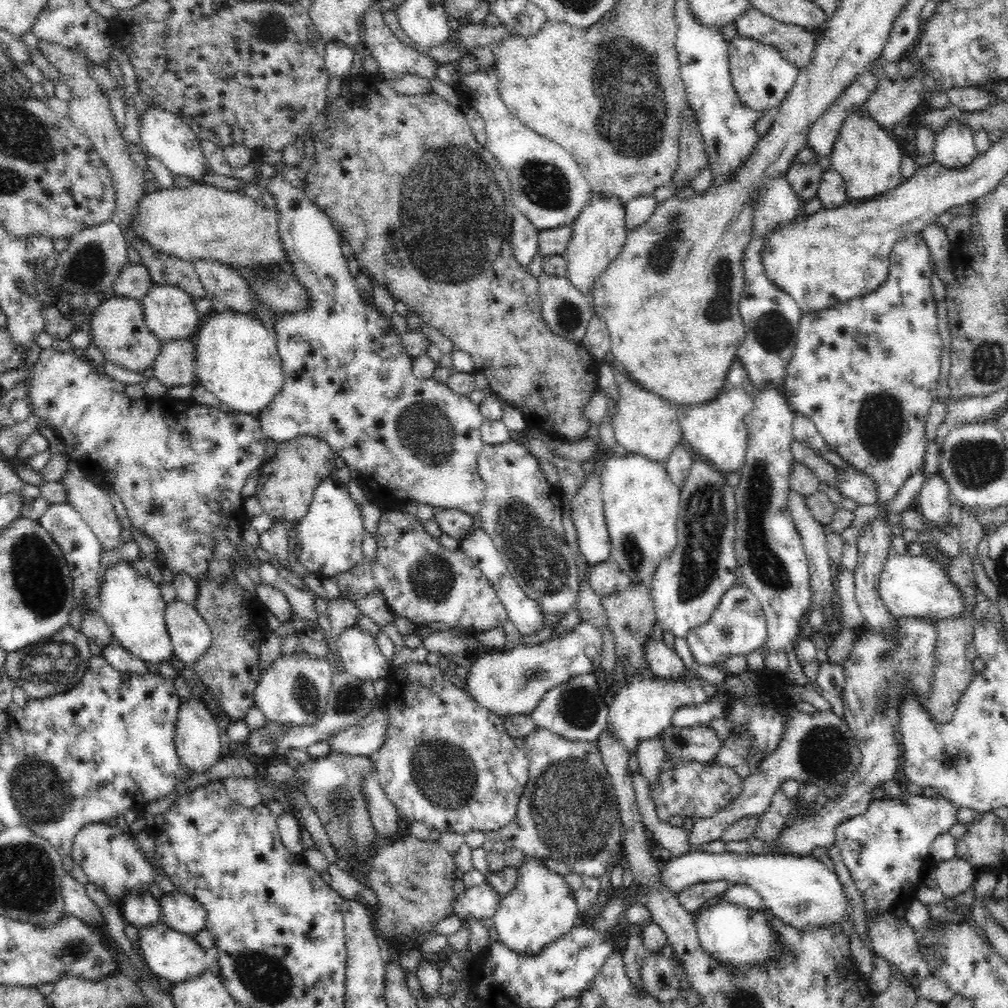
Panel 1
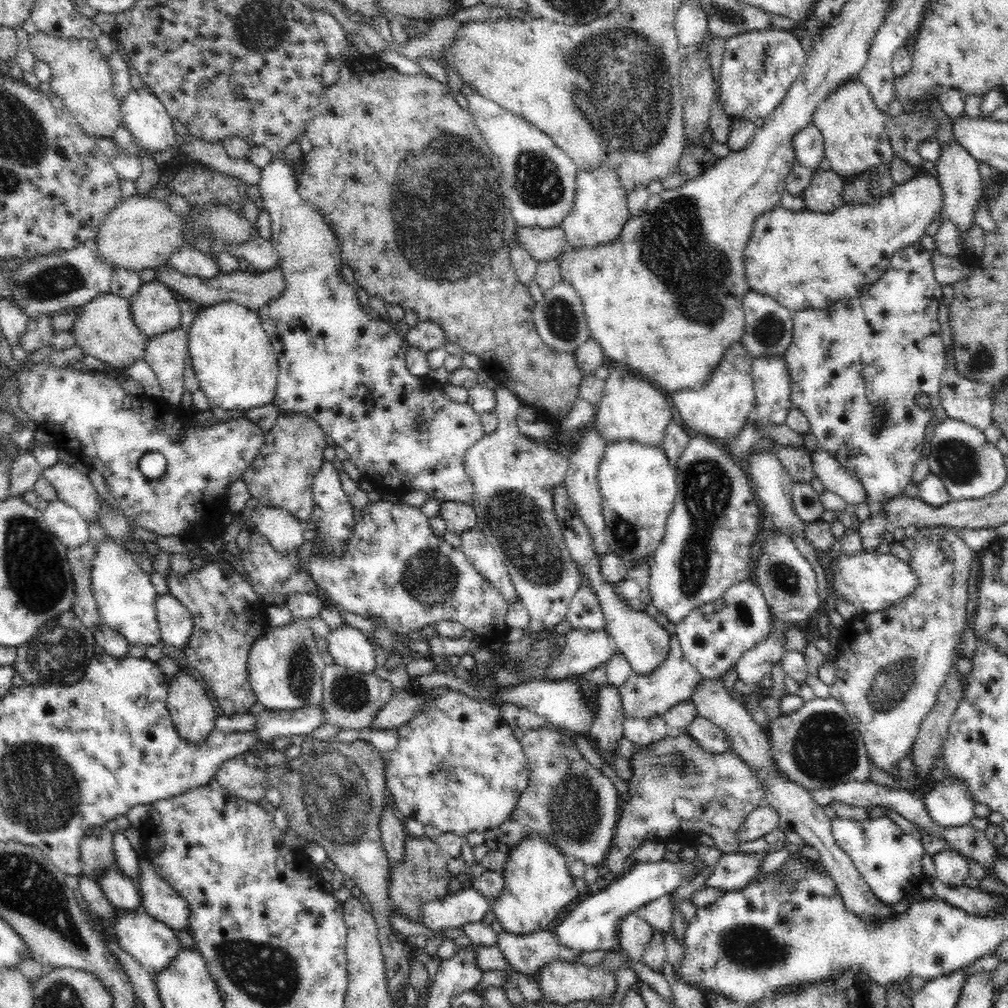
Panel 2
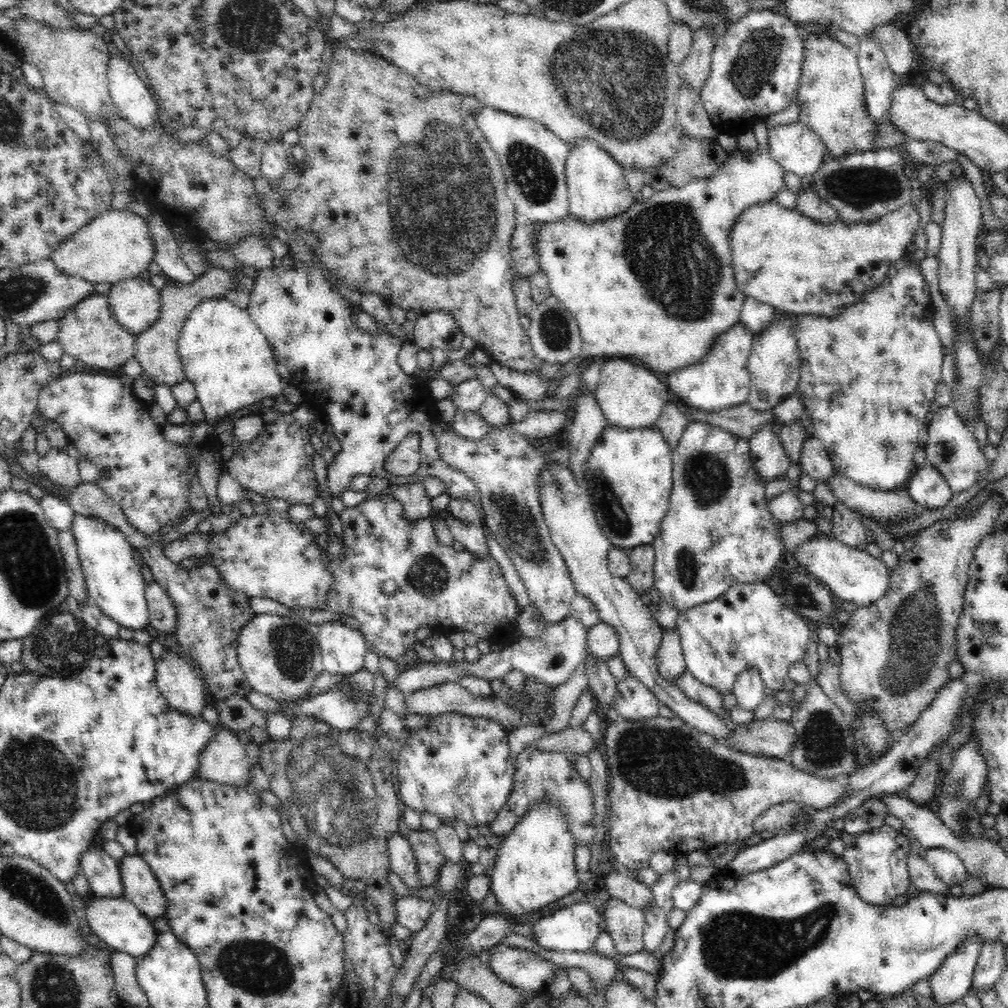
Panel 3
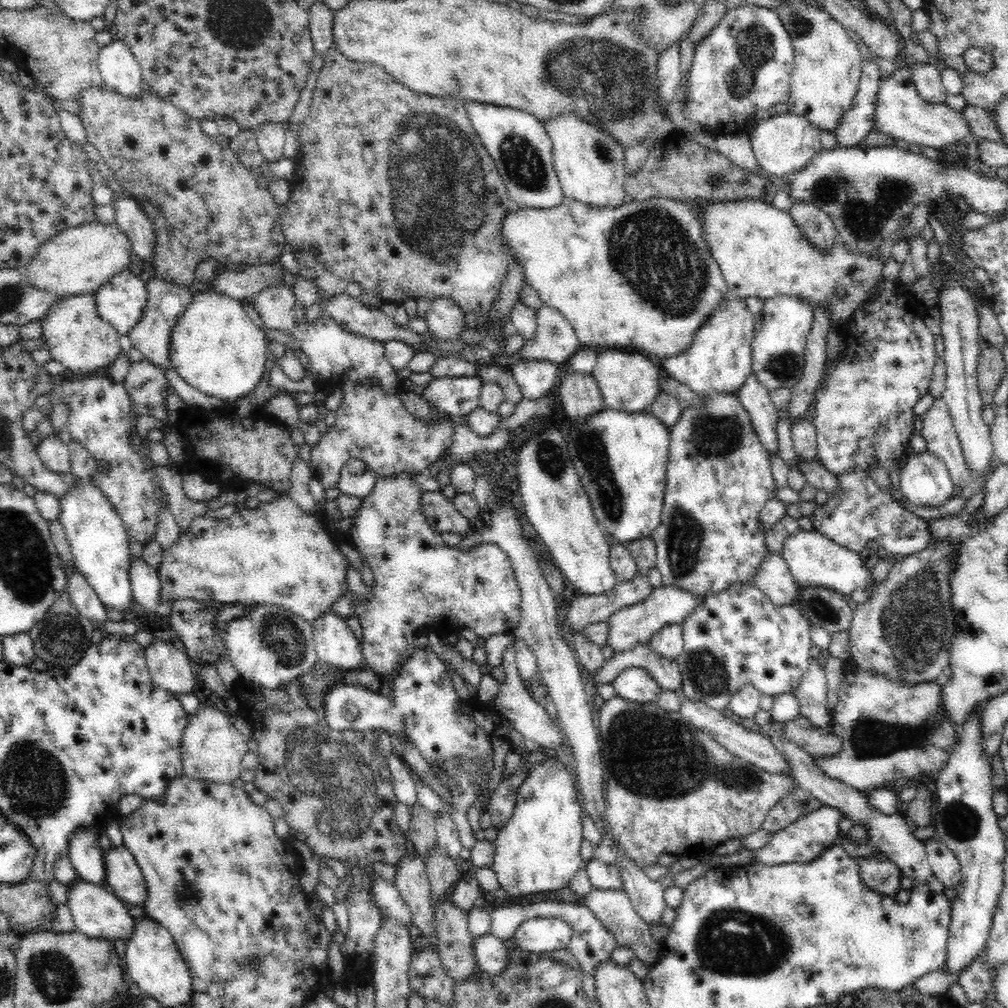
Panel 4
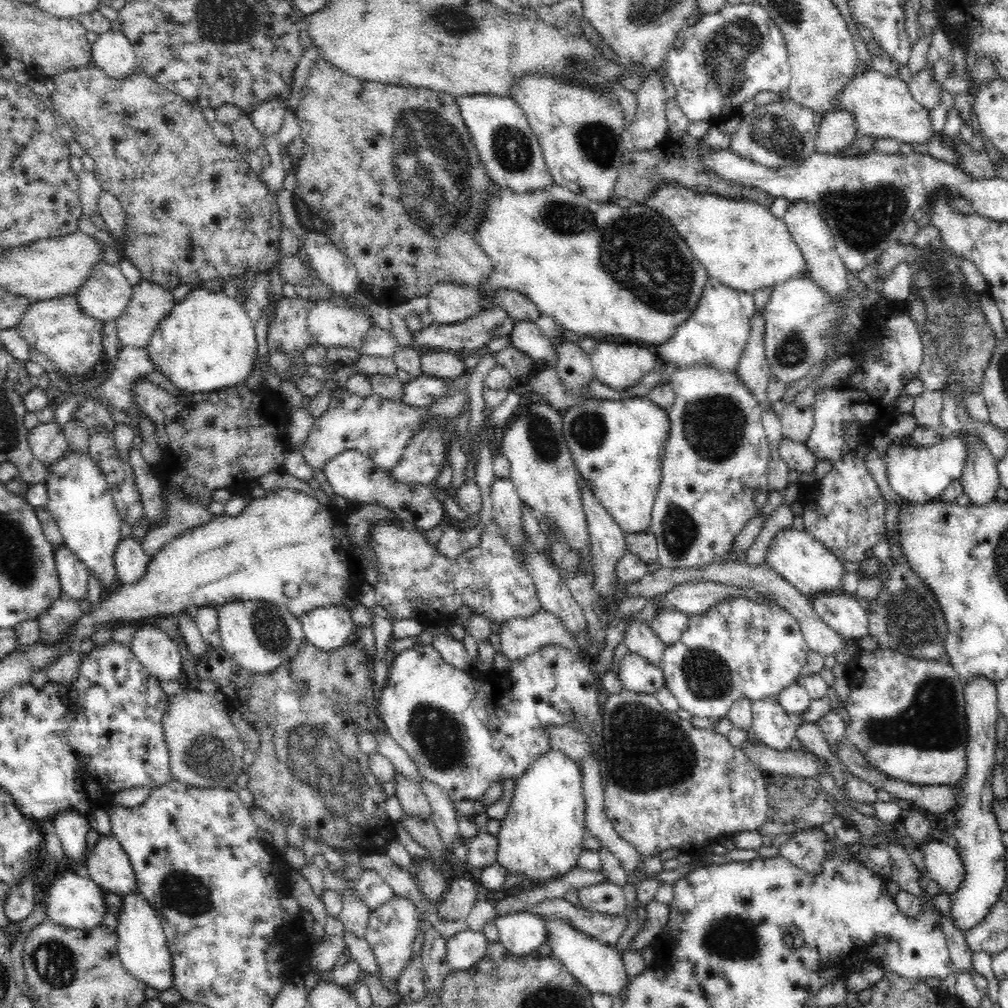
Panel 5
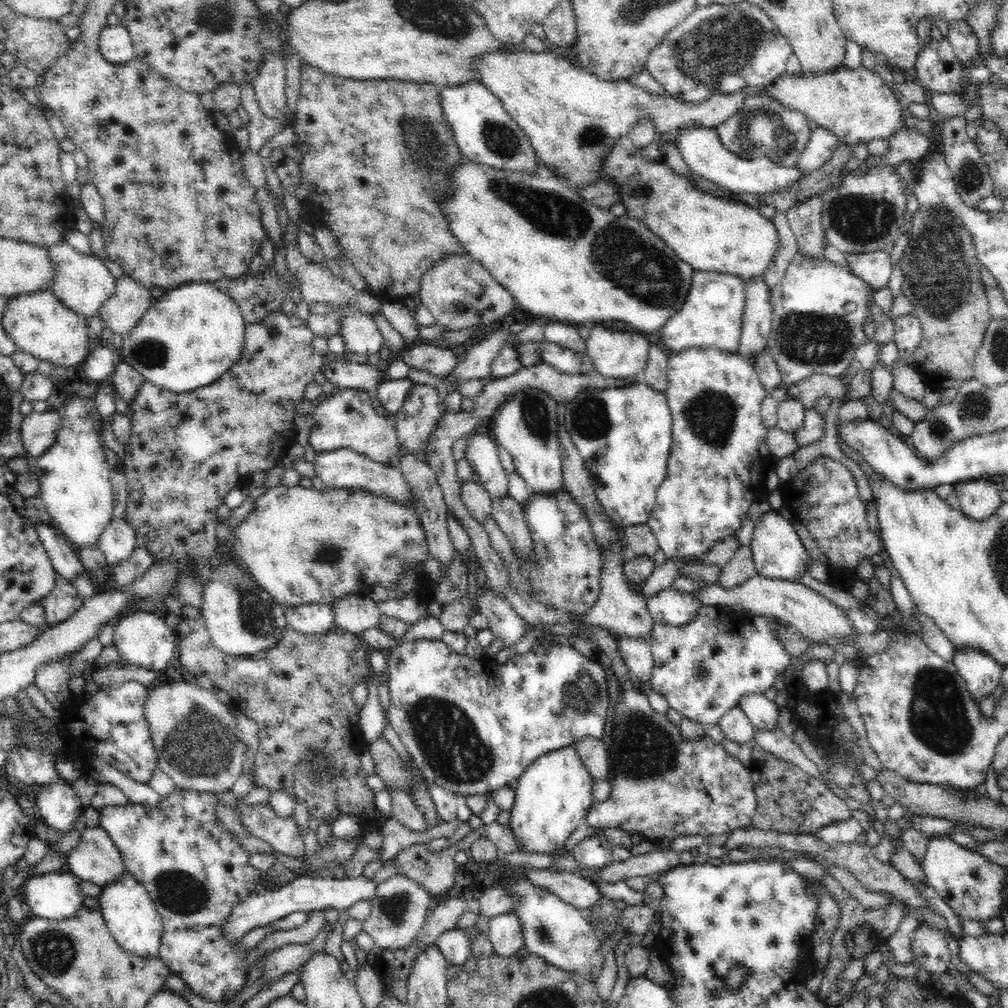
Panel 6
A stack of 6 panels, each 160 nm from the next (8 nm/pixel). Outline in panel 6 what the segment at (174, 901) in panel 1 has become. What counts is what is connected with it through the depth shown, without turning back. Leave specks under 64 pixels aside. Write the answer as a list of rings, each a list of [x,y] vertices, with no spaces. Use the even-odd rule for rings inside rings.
[[[84,826],[80,841],[66,855],[69,872],[80,880],[102,886],[126,872],[120,851],[100,826]]]

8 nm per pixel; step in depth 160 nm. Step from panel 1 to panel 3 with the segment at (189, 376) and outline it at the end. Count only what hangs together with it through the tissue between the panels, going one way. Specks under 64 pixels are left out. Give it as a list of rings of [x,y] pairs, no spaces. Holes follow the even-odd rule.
[[[210,267],[190,284],[166,284],[159,292],[161,307],[159,317],[144,332],[135,335],[134,356],[143,367],[143,372],[157,384],[174,386],[185,379],[183,364],[179,360],[177,344],[179,332],[185,318],[203,299],[224,297],[226,290],[233,290],[237,284],[237,275],[229,274],[226,269]]]

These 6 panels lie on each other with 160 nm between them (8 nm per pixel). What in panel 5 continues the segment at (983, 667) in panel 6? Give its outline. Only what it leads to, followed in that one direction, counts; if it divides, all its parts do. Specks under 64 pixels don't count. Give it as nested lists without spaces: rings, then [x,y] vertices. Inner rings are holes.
[[[982,675],[973,676],[966,684],[965,714],[968,722],[968,744],[966,744],[966,774],[956,787],[960,789],[956,796],[954,810],[935,819],[941,828],[942,835],[954,837],[956,850],[960,853],[966,876],[962,886],[950,894],[951,914],[954,925],[963,934],[978,924],[984,922],[984,917],[990,912],[990,907],[1000,896],[1006,878],[1006,851],[1002,843],[1002,831],[998,821],[991,811],[991,804],[995,798],[991,785],[992,769],[996,766],[996,721],[999,718],[997,684]]]

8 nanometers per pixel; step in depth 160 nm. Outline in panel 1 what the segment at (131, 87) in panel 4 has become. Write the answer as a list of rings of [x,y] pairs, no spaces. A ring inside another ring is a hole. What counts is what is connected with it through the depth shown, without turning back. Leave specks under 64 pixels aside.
[[[160,106],[146,108],[142,116],[138,119],[140,142],[139,145],[148,156],[154,156],[163,166],[172,172],[173,176],[187,176],[202,182],[207,163],[202,149],[200,149],[200,138],[198,138],[180,117],[174,113],[162,109]]]

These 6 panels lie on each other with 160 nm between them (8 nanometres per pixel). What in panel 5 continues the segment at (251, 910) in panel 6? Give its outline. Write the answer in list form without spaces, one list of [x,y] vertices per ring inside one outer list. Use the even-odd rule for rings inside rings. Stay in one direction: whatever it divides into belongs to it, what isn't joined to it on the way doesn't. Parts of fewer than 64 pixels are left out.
[[[364,869],[360,878],[353,880],[353,894],[359,896],[372,910],[396,895],[382,876],[371,869]]]

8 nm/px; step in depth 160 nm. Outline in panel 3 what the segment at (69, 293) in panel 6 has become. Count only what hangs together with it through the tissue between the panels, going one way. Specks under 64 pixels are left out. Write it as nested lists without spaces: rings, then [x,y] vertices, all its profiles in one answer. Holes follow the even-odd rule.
[[[134,277],[115,282],[107,302],[118,324],[130,334],[137,335],[150,328],[159,317],[159,292],[149,280]]]

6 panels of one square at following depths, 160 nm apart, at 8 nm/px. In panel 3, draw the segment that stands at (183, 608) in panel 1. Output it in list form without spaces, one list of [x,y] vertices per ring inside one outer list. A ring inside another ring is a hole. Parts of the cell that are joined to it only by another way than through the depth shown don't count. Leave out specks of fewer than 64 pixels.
[[[147,582],[145,587],[148,622],[156,633],[173,634],[177,623],[177,612],[166,592],[158,582]]]

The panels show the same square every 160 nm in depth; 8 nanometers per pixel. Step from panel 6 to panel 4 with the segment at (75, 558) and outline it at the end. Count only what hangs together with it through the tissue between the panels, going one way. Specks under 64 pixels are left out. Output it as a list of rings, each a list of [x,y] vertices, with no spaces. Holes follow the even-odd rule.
[[[66,568],[66,577],[68,582],[65,590],[70,595],[72,604],[76,610],[80,611],[82,616],[90,619],[92,622],[103,623],[107,621],[104,603],[96,594],[95,590],[86,581],[82,572],[78,568]]]

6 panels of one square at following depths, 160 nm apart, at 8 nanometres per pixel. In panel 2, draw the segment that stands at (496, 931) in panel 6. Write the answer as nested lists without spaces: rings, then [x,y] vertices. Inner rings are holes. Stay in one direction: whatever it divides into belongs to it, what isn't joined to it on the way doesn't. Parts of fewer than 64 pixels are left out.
[[[699,859],[680,860],[679,863],[670,863],[662,860],[660,862],[636,862],[626,869],[622,876],[613,879],[611,885],[602,888],[598,893],[586,893],[569,909],[568,914],[549,930],[556,935],[558,943],[562,947],[578,951],[580,953],[604,950],[618,950],[617,924],[622,917],[630,912],[637,913],[639,906],[644,906],[652,900],[664,895],[670,895],[682,882],[692,880],[708,867]]]

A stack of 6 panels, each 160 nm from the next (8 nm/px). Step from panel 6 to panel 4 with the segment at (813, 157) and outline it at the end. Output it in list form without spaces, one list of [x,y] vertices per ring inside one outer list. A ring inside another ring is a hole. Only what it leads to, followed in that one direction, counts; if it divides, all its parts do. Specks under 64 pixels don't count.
[[[874,57],[869,61],[862,61],[861,78],[859,88],[852,106],[840,117],[839,125],[833,134],[836,136],[837,144],[840,147],[852,147],[857,144],[874,129],[873,114],[876,107],[876,98],[880,92],[879,82],[881,79],[880,69],[874,62]]]

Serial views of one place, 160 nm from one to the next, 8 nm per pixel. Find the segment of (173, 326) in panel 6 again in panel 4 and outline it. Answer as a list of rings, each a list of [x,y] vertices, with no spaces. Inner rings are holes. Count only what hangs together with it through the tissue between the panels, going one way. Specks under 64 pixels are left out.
[[[214,291],[192,297],[172,329],[169,351],[171,366],[190,386],[231,403],[254,392],[269,352],[265,333],[248,317],[243,303]]]

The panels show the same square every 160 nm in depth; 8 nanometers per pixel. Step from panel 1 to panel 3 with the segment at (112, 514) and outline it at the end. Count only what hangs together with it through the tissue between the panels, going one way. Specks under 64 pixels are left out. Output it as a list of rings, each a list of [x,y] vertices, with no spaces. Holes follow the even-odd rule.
[[[50,450],[39,460],[39,471],[51,482],[72,490],[82,484],[78,462],[66,450]]]

